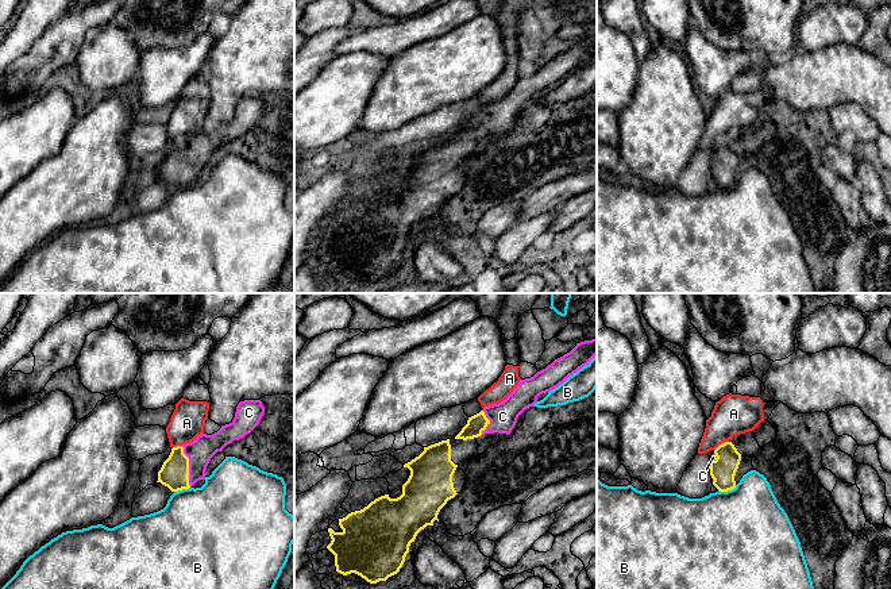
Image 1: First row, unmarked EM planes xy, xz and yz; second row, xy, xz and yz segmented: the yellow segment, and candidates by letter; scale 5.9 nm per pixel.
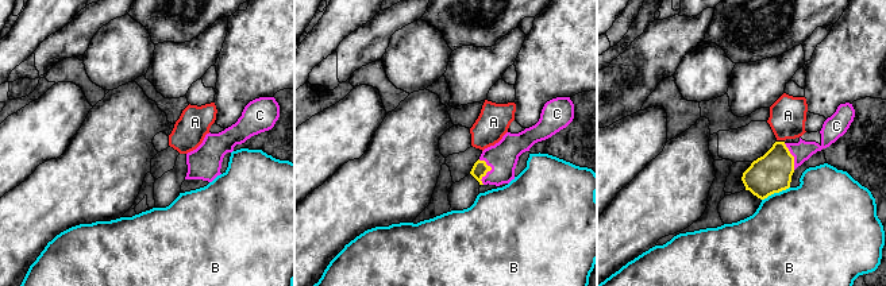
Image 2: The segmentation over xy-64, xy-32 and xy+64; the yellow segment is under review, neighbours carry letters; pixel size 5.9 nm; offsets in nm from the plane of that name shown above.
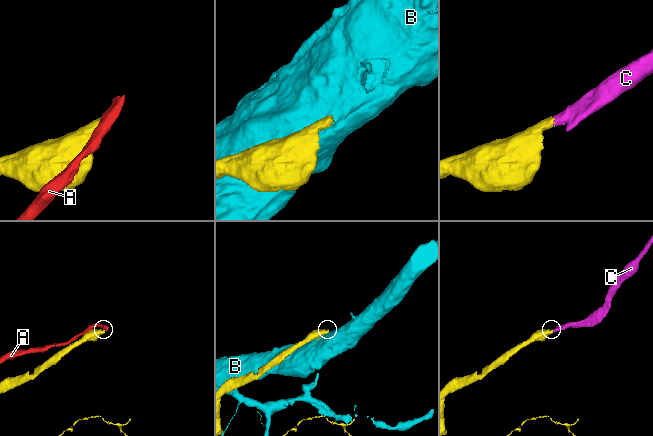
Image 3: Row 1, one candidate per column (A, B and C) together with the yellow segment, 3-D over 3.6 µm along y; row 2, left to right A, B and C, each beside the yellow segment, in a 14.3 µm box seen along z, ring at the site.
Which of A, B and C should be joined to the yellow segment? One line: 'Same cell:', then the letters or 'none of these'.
Same cell: C

